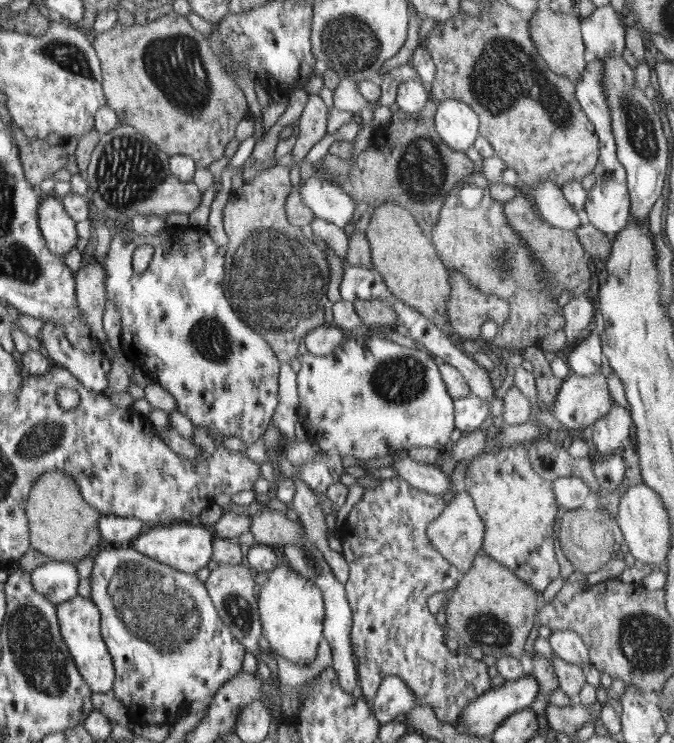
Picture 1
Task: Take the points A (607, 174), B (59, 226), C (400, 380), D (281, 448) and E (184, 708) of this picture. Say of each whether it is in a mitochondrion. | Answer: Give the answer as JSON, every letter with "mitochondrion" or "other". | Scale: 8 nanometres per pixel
{"A":"other","B":"other","C":"mitochondrion","D":"other","E":"other"}

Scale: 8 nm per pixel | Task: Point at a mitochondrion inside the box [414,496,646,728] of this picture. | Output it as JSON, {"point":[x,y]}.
{"point":[485,628]}

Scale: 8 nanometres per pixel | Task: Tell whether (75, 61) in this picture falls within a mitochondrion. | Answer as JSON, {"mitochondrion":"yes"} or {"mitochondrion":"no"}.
{"mitochondrion":"yes"}

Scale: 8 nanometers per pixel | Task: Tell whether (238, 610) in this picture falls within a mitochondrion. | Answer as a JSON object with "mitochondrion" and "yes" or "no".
{"mitochondrion":"yes"}

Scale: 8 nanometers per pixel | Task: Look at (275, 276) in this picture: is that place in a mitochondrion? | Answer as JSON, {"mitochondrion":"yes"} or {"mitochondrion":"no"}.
{"mitochondrion":"yes"}

